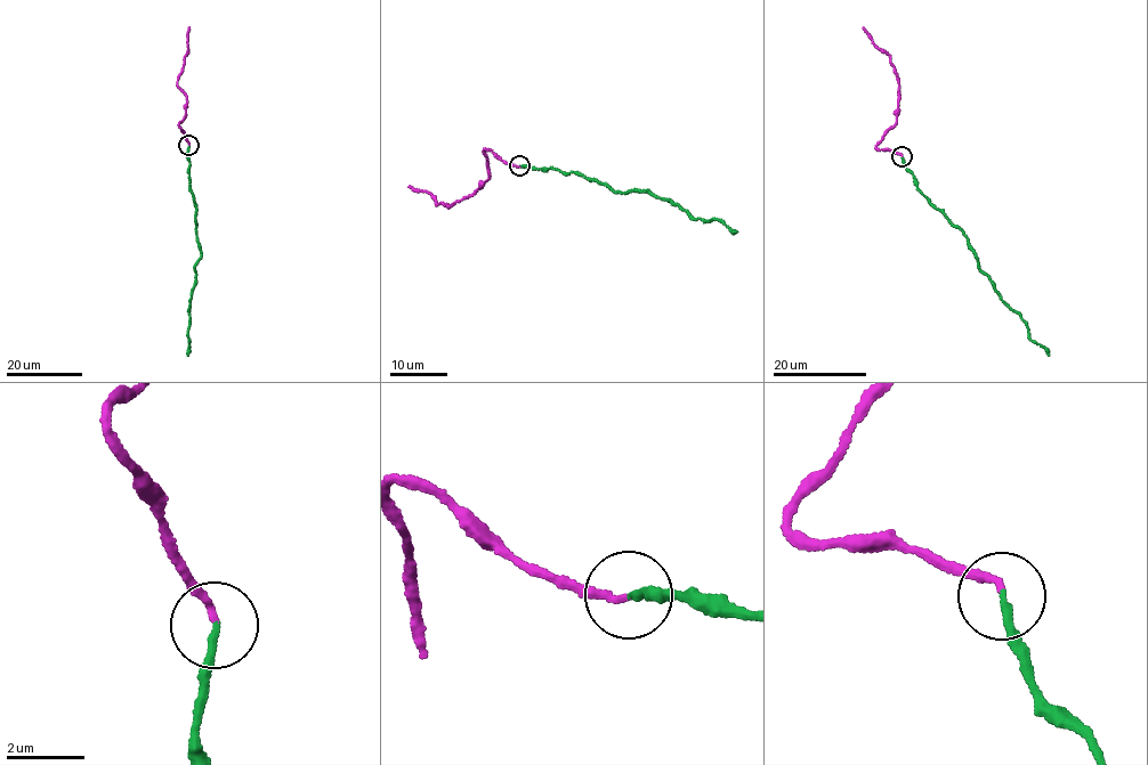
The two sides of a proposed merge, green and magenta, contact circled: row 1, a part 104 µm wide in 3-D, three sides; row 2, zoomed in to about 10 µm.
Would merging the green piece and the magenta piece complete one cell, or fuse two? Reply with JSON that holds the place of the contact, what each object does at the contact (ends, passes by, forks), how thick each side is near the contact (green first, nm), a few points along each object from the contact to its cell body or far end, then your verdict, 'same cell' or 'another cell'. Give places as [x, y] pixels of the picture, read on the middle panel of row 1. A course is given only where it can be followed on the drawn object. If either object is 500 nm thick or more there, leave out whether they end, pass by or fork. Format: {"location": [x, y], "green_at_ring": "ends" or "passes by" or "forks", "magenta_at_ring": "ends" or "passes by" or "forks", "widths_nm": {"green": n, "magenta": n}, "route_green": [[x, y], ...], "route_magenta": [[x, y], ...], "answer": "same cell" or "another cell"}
{"location": [519, 165], "green_at_ring": "ends", "magenta_at_ring": "ends", "widths_nm": {"green": 200, "magenta": 190}, "route_green": [[520, 167], [573, 171], [615, 192], [648, 189], [696, 219], [714, 218], [737, 232]], "route_magenta": [[520, 167], [485, 149], [488, 179], [447, 208], [441, 203], [437, 205], [435, 197], [409, 186]], "answer": "same cell"}

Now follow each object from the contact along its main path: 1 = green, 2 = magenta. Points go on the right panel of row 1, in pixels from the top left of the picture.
1: (902, 156), (916, 189), (962, 230), (980, 271), (1007, 304), (1020, 314), (1028, 339), (1049, 355)
2: (902, 156), (876, 148), (897, 122), (898, 80), (890, 56), (874, 46), (863, 27)

